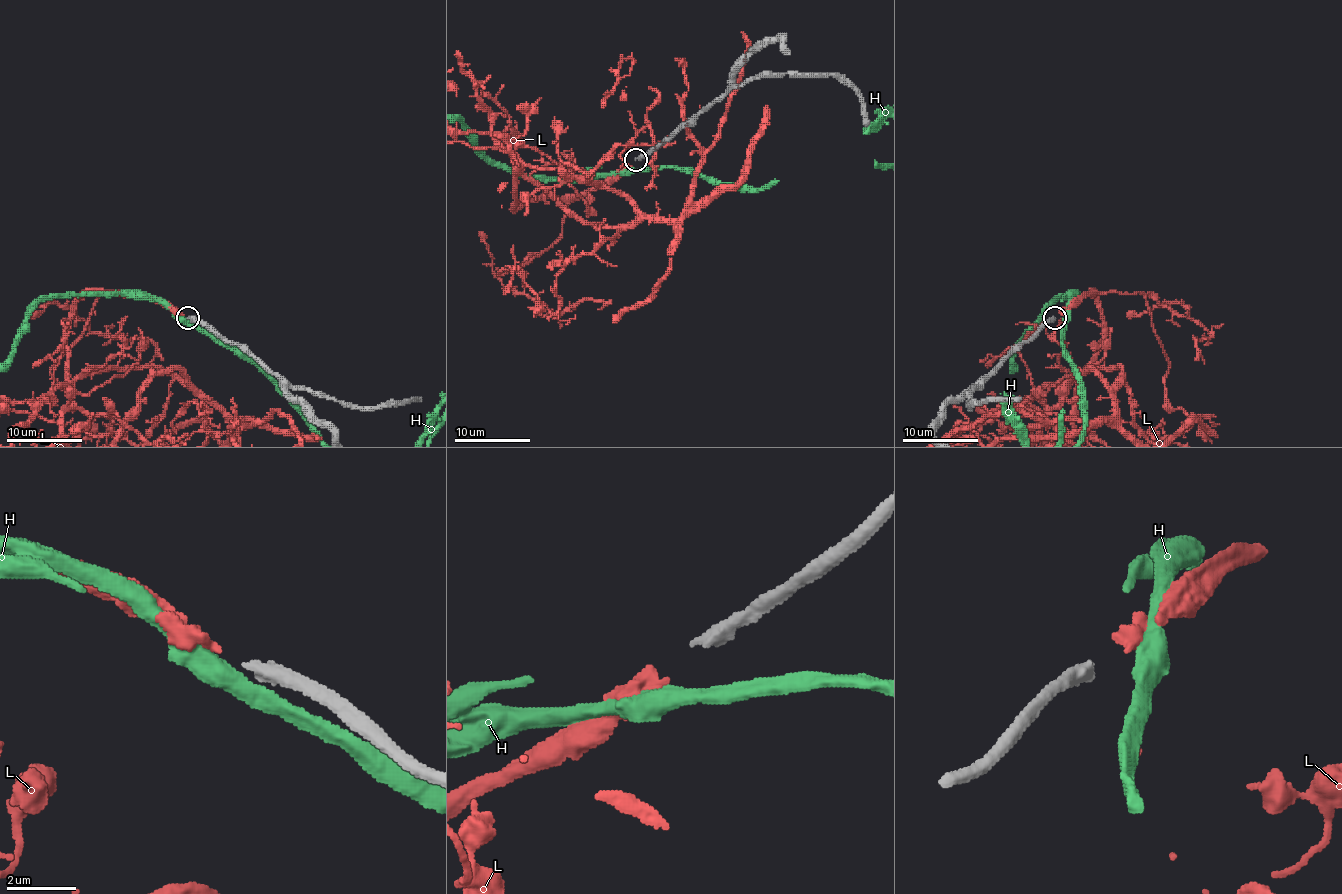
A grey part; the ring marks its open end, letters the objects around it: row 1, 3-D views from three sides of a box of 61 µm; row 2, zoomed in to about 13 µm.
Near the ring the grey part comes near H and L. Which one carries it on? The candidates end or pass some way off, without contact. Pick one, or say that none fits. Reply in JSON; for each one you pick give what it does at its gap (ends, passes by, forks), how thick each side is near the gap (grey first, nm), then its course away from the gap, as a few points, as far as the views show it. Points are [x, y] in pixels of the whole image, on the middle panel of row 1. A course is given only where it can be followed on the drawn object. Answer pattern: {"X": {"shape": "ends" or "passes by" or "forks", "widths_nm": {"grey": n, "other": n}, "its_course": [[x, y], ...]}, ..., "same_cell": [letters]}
{"L": {"shape": "ends", "widths_nm": {"grey": 340, "other": 360}}, "same_cell": ["L"]}

